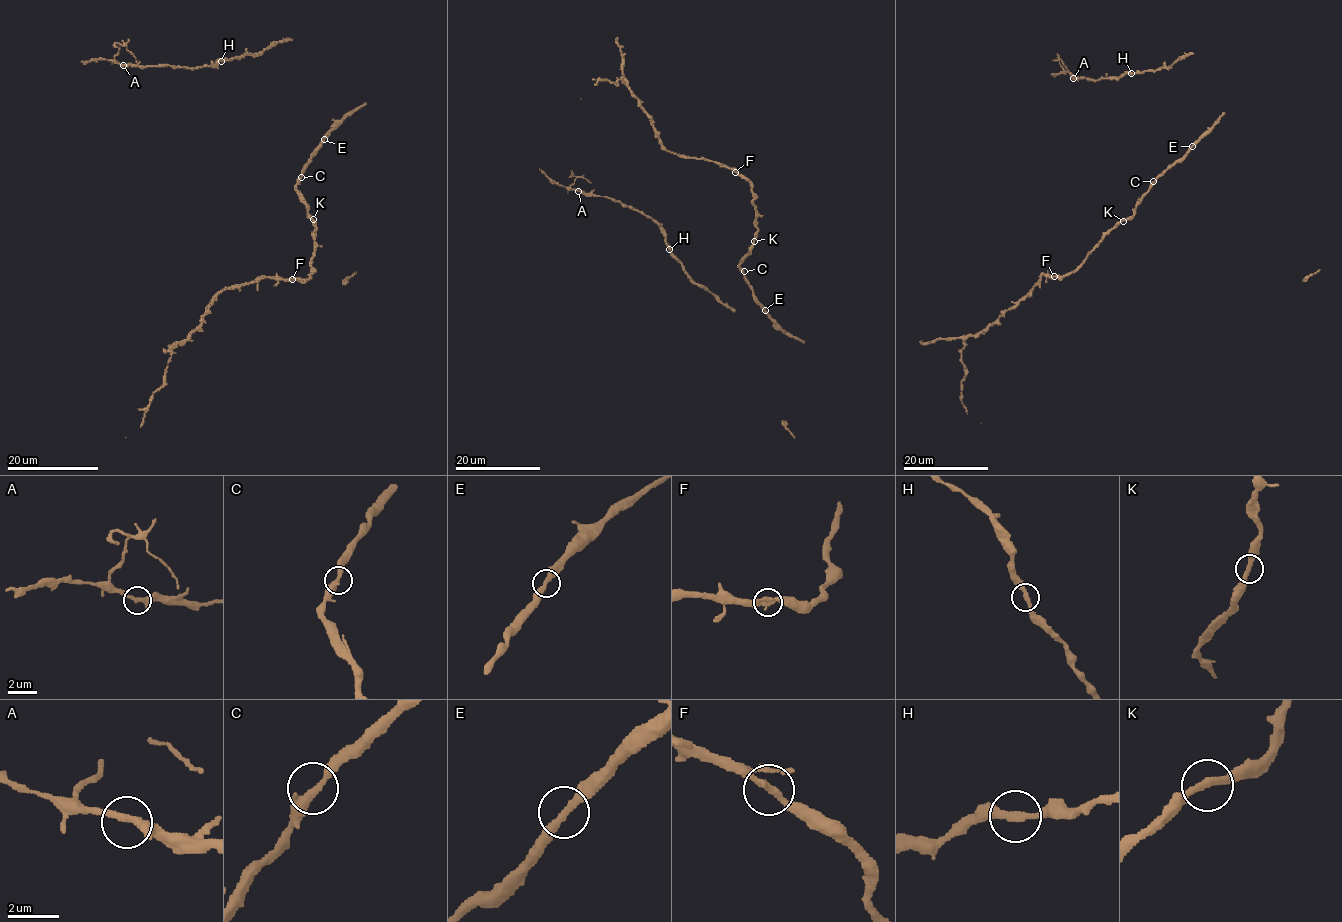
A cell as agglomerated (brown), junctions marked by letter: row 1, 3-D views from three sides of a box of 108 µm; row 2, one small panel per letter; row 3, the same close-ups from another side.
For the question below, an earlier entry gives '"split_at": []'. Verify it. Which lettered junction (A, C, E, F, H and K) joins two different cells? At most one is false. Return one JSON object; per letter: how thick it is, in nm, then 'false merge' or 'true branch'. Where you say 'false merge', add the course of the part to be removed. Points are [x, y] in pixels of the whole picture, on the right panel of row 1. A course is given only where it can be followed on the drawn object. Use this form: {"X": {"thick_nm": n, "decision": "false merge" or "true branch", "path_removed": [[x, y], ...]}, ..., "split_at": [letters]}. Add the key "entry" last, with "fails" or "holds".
{"A": {"thick_nm": 240, "decision": "true branch"}, "C": {"thick_nm": 320, "decision": "true branch"}, "E": {"thick_nm": 320, "decision": "true branch"}, "F": {"thick_nm": 240, "decision": "true branch"}, "H": {"thick_nm": 300, "decision": "true branch"}, "K": {"thick_nm": 300, "decision": "true branch"}, "split_at": [], "entry": "holds"}

